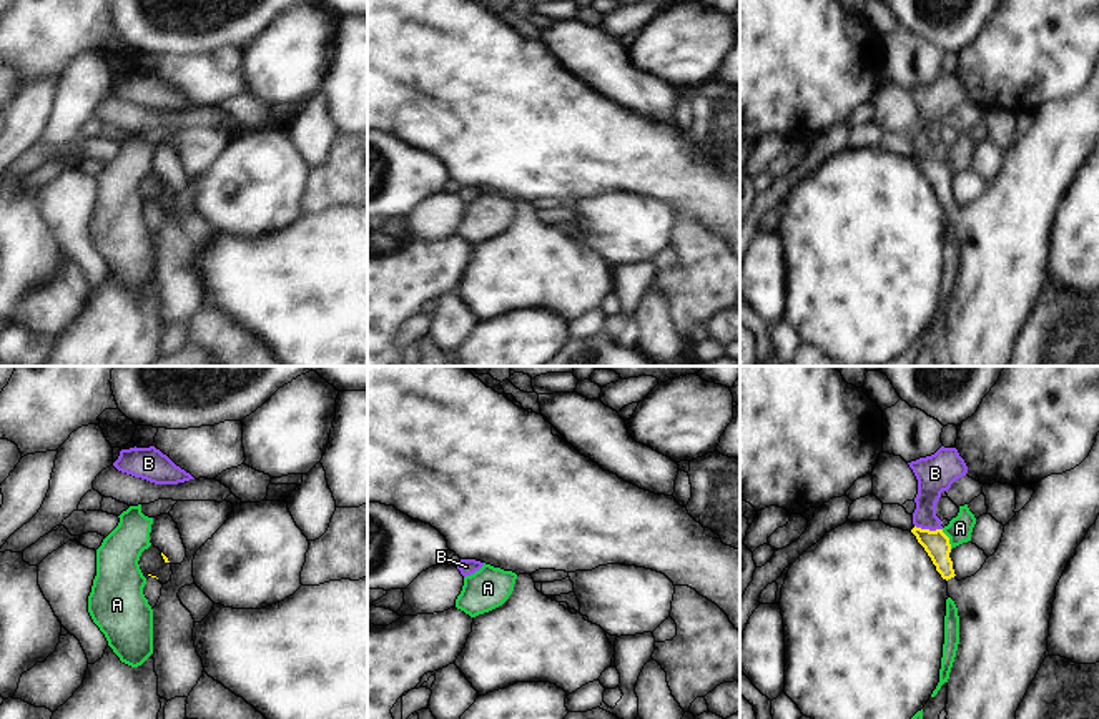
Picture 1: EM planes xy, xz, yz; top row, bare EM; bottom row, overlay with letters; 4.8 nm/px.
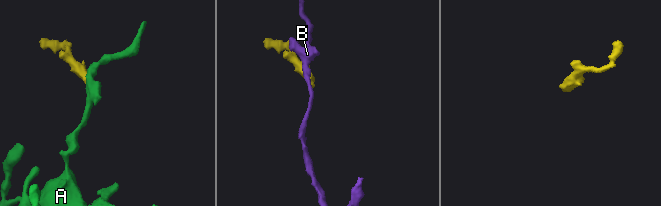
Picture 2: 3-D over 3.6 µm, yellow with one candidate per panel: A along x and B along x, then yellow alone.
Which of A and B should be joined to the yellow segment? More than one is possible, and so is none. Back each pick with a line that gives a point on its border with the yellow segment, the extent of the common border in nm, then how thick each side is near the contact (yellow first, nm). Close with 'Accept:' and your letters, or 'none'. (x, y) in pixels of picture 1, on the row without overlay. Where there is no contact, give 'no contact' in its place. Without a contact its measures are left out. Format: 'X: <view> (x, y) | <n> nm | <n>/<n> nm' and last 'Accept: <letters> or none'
Accept: none

